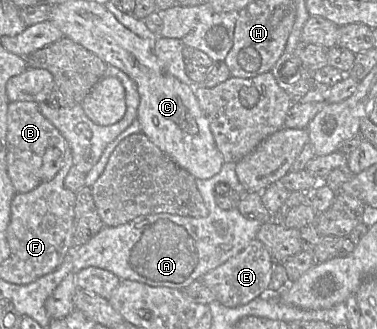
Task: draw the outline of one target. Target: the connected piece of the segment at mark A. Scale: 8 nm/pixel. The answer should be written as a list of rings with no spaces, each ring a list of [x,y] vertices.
[[[224,162],[219,173],[209,179],[195,179],[198,191],[208,209],[206,217],[190,217],[157,213],[139,216],[125,224],[118,226],[103,226],[103,228],[89,241],[78,248],[68,250],[72,255],[73,271],[78,272],[87,267],[98,267],[114,273],[120,280],[132,280],[152,287],[169,287],[184,289],[195,280],[225,263],[237,255],[256,238],[262,223],[255,219],[244,217],[236,206],[223,210],[216,205],[214,187],[217,183],[224,183],[230,187],[239,182],[235,172],[236,163]]]

